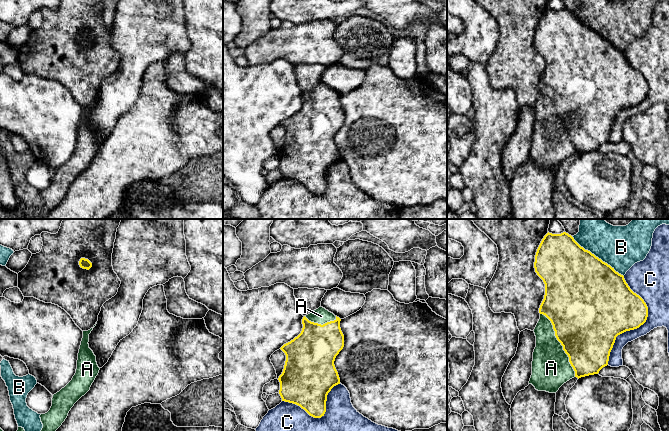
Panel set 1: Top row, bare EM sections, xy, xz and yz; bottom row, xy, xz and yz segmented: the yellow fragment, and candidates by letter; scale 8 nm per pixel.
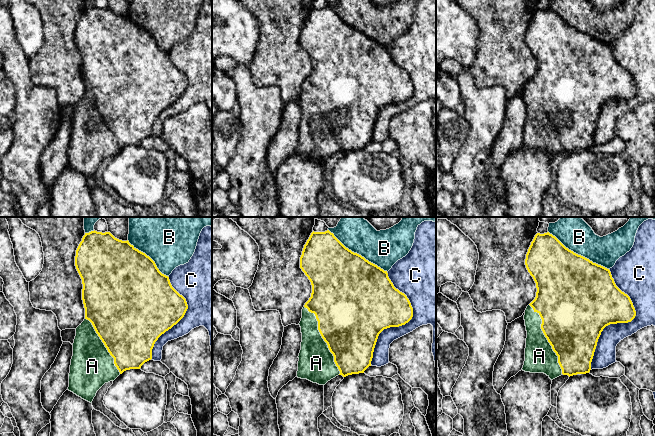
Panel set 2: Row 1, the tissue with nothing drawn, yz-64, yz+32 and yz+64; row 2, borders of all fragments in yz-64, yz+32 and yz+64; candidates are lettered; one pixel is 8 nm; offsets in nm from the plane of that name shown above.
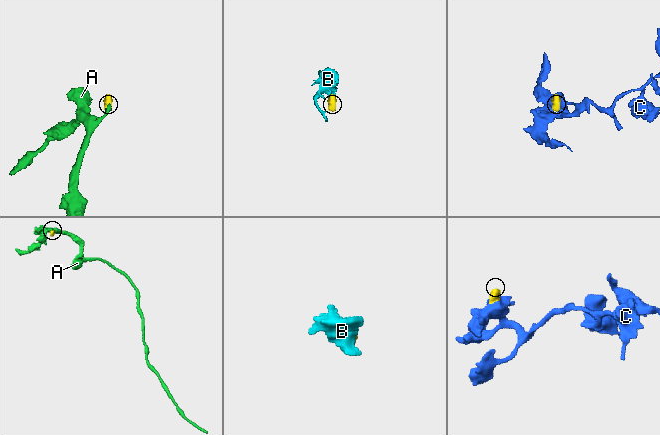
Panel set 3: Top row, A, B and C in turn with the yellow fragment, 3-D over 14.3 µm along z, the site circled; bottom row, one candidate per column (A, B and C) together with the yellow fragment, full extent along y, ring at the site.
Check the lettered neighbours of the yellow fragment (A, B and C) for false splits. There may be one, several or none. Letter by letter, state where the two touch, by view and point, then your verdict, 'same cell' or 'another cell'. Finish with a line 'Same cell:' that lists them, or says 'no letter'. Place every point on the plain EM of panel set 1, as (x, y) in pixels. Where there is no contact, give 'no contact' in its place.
A: contact yz (561, 120); same cell
B: contact yz (597, 33); another cell
C: contact yz (640, 101); another cell
Same cell: A

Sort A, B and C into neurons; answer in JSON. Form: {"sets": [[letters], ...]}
{"sets": [["A"], ["B"], ["C"]]}

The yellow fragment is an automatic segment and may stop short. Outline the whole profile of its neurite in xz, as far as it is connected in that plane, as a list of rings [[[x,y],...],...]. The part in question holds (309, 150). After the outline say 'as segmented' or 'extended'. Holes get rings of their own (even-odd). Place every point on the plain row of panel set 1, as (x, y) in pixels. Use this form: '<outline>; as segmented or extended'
[[[319,83],[303,93],[301,109],[280,124],[286,131],[283,148],[278,154],[282,177],[300,182],[314,194],[324,192],[327,171],[334,162],[340,160],[334,141],[336,132],[344,123],[340,97],[339,93]]]; extended

